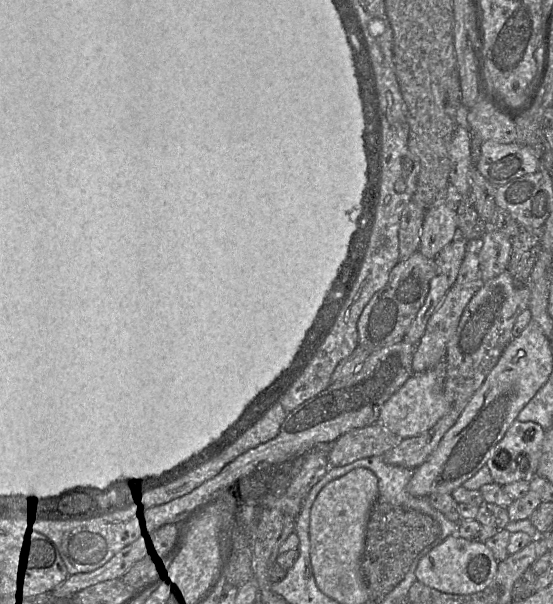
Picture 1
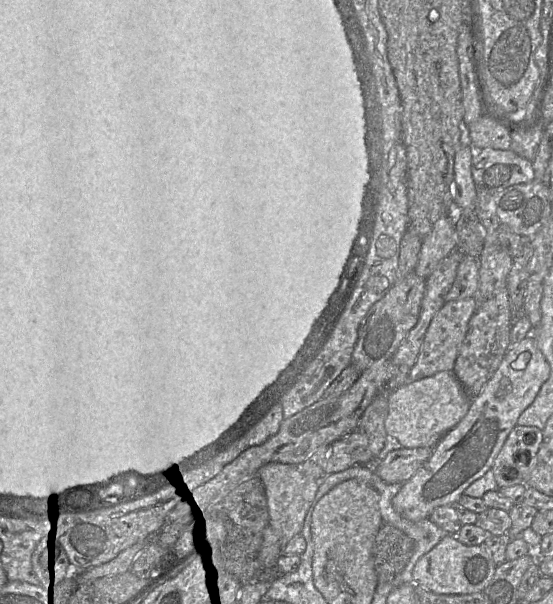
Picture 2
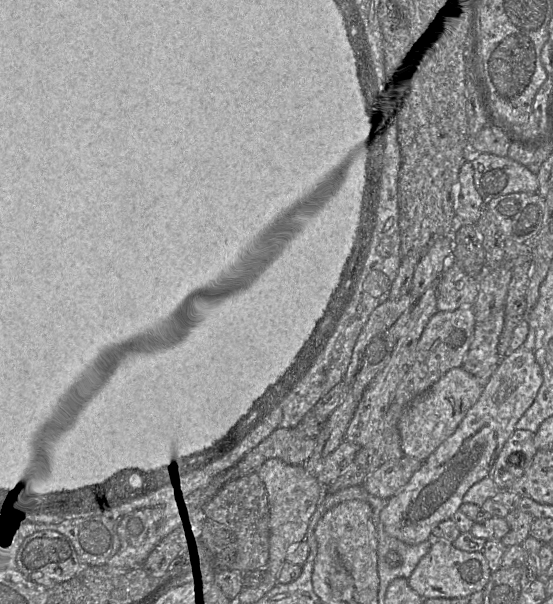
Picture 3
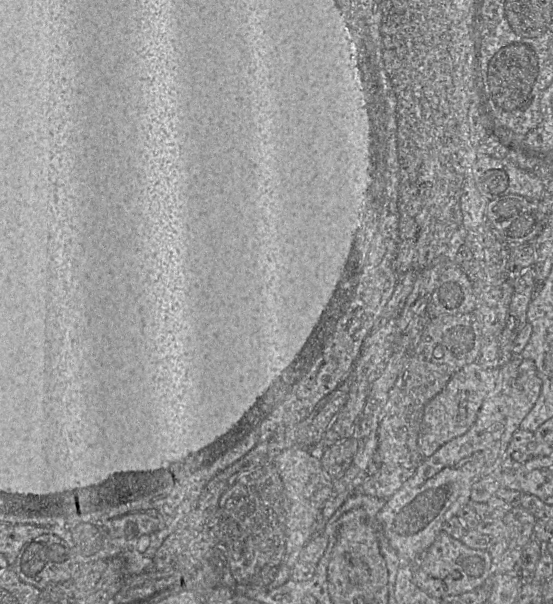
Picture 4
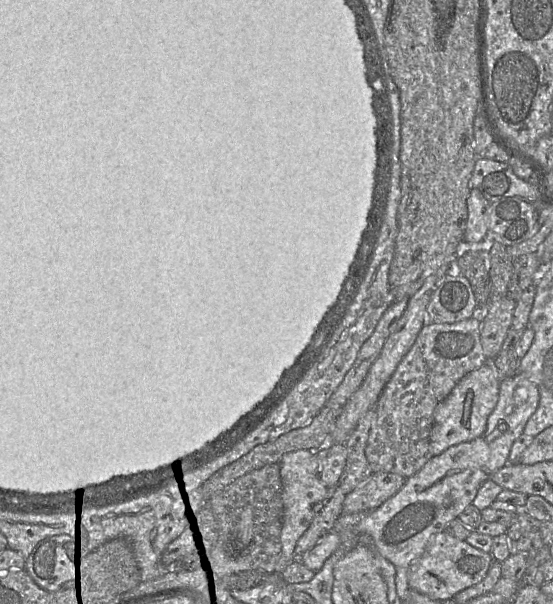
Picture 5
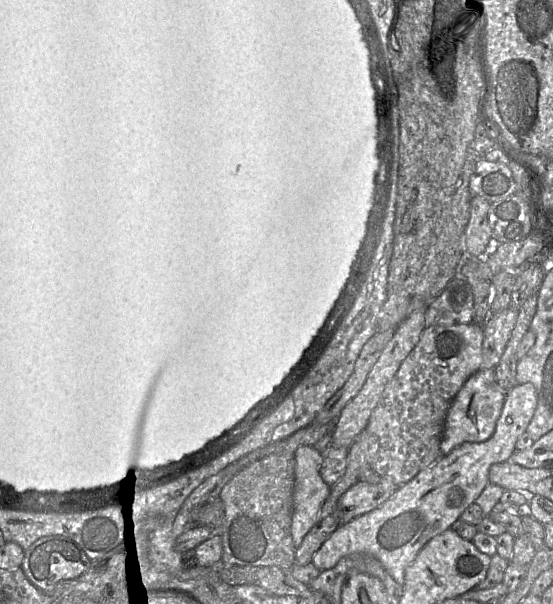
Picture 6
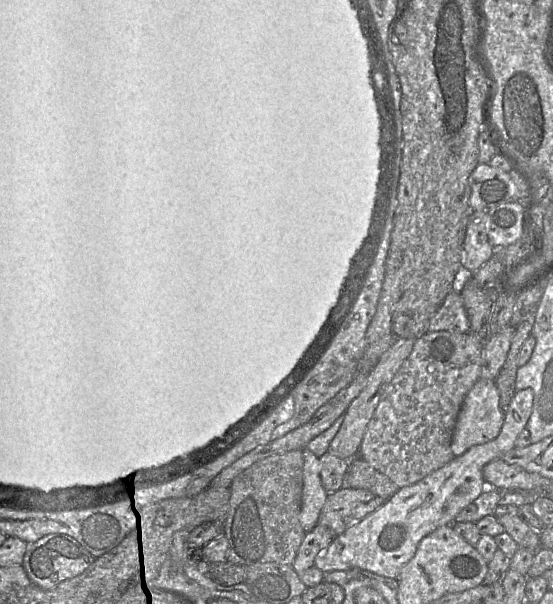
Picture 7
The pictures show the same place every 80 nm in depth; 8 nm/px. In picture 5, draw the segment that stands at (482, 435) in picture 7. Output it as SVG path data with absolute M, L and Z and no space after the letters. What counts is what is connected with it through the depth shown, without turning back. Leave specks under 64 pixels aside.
M486 362L457 383L434 412L434 424L430 435L430 451L433 456L440 455L451 446L472 441L483 435L488 417L499 399L500 382L493 362Z

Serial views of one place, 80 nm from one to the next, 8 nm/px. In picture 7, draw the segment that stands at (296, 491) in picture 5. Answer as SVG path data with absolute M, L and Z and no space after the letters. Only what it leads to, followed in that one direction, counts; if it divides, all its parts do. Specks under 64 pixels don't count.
M307 448L303 449L302 452L304 458L303 491L299 521L308 533L318 524L329 493L323 487L321 481L320 458Z

